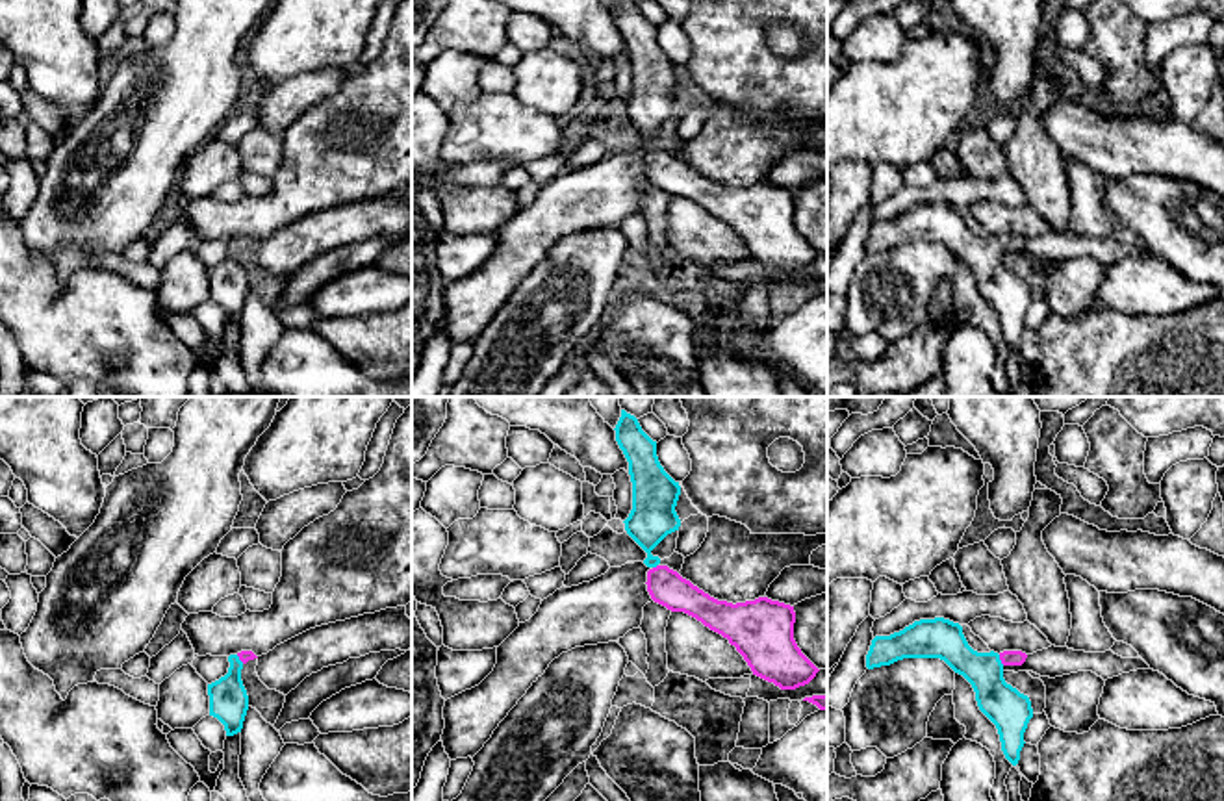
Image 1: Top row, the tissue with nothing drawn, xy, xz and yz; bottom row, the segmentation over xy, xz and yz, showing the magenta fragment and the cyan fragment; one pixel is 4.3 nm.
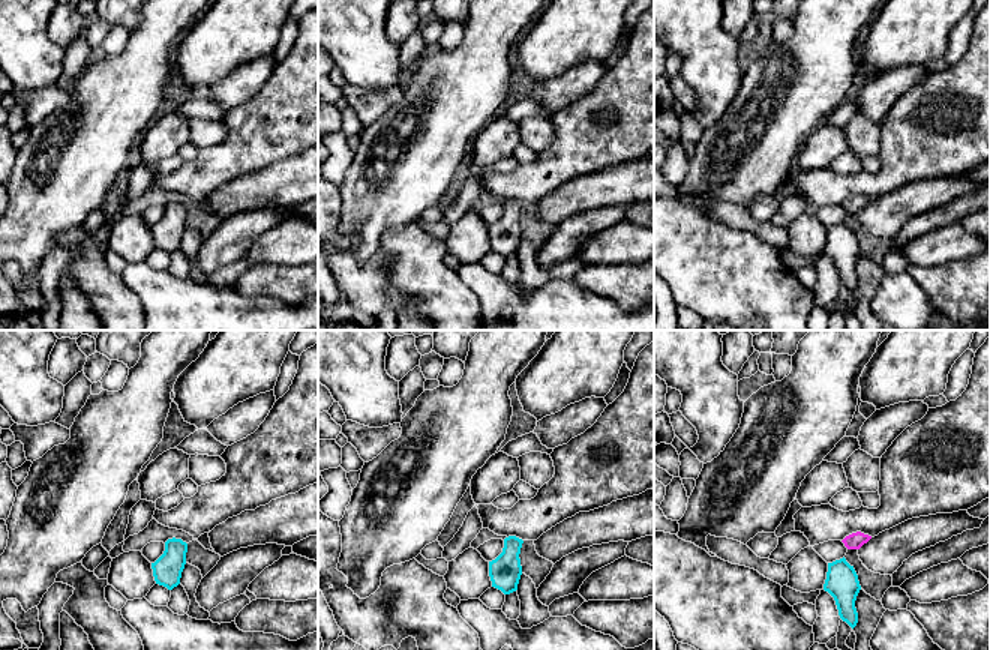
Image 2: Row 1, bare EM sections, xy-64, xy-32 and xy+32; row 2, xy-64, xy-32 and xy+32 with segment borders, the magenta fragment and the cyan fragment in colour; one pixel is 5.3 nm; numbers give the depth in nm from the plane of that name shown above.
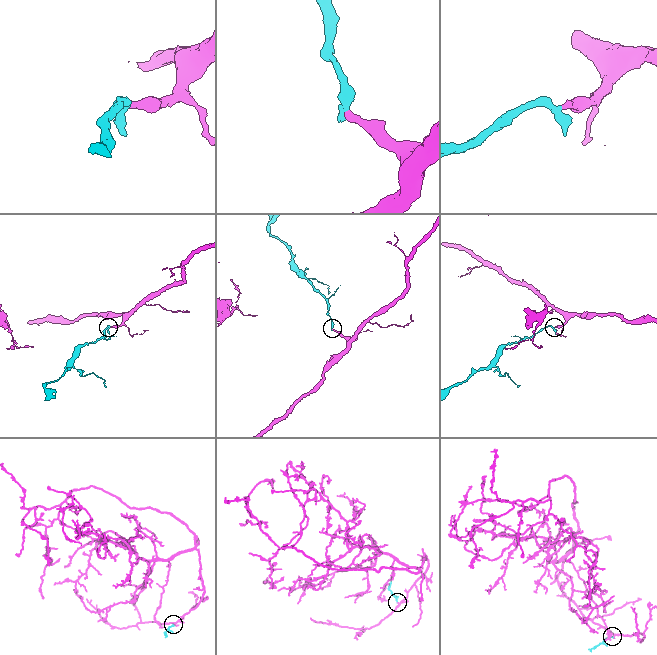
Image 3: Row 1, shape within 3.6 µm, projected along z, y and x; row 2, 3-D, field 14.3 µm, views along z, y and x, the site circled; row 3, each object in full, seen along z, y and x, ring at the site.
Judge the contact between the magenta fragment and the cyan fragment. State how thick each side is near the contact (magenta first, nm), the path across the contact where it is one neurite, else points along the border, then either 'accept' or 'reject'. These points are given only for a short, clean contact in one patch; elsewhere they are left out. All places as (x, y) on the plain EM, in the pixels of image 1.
60/180 nm | across yz (1007, 241), (1000, 243), (994, 280), (1006, 292) | accept

